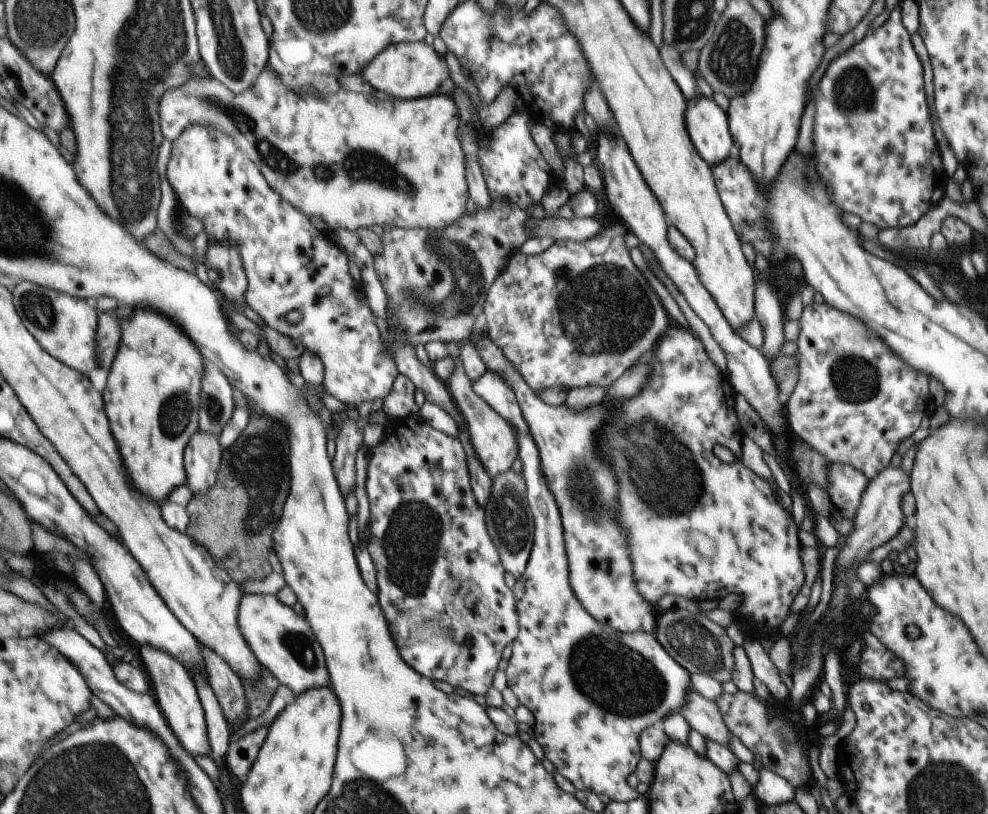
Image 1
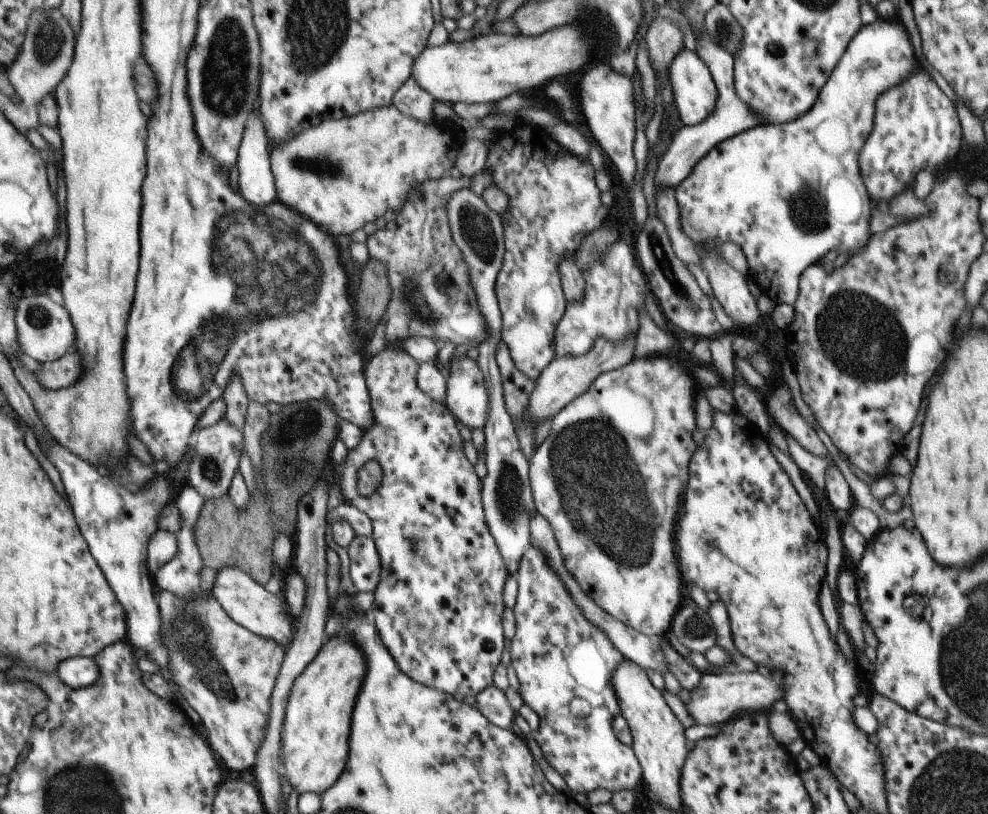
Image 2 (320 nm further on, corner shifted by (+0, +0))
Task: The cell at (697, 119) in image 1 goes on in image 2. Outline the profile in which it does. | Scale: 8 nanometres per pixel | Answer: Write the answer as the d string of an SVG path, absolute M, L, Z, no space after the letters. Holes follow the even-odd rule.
M681 49L670 62L667 77L682 126L699 124L711 114L716 99L716 88L709 70L697 52Z

